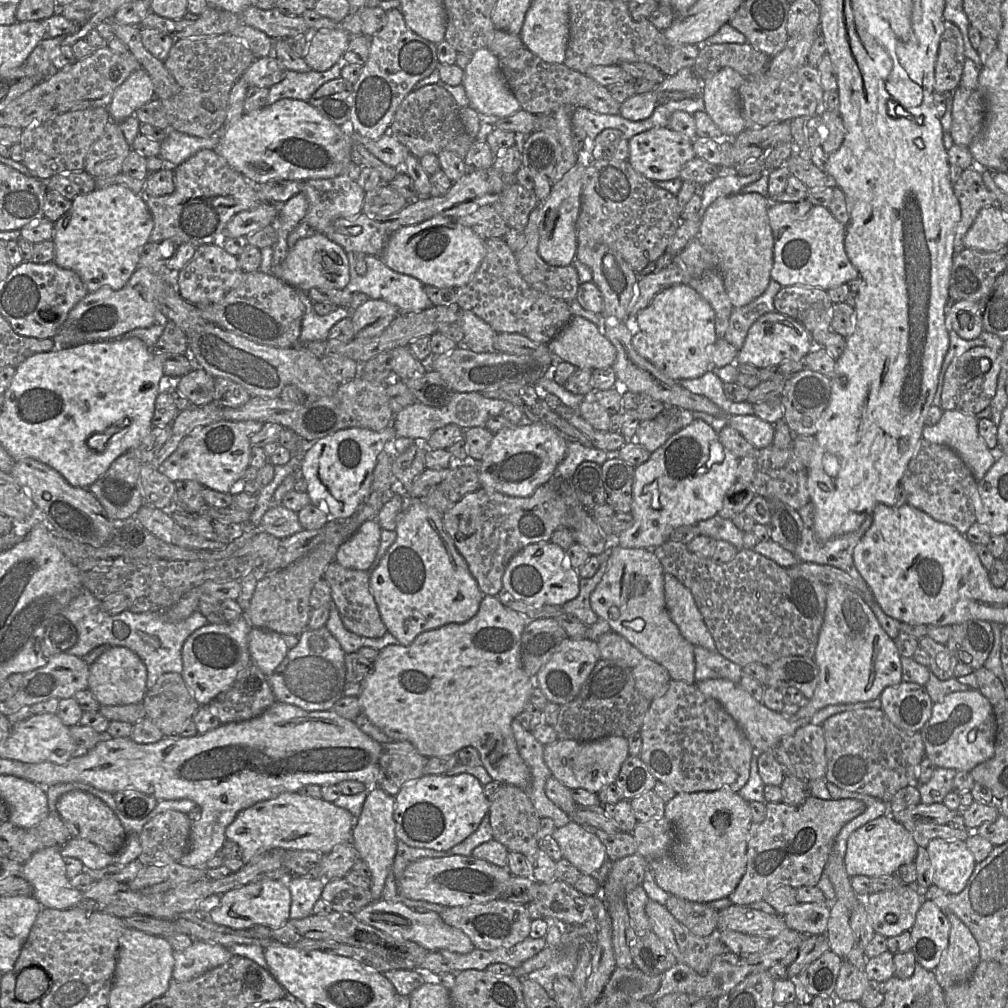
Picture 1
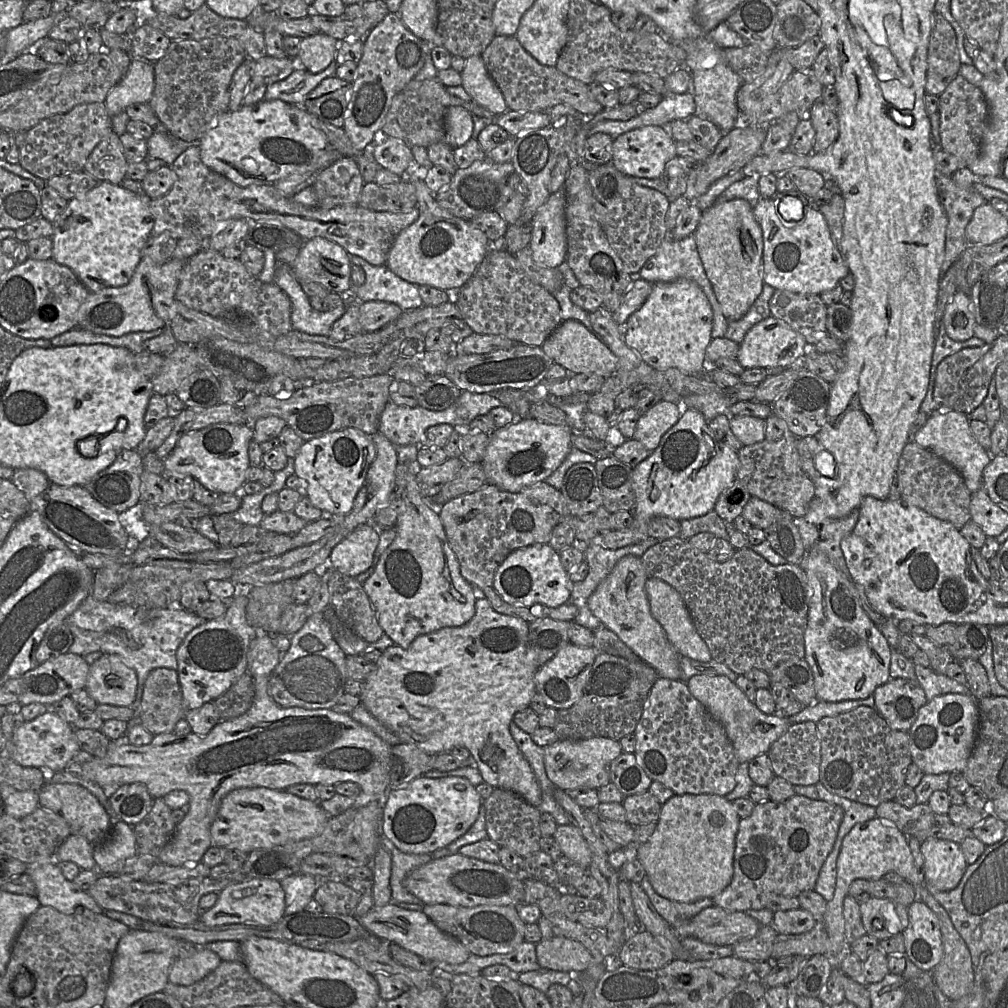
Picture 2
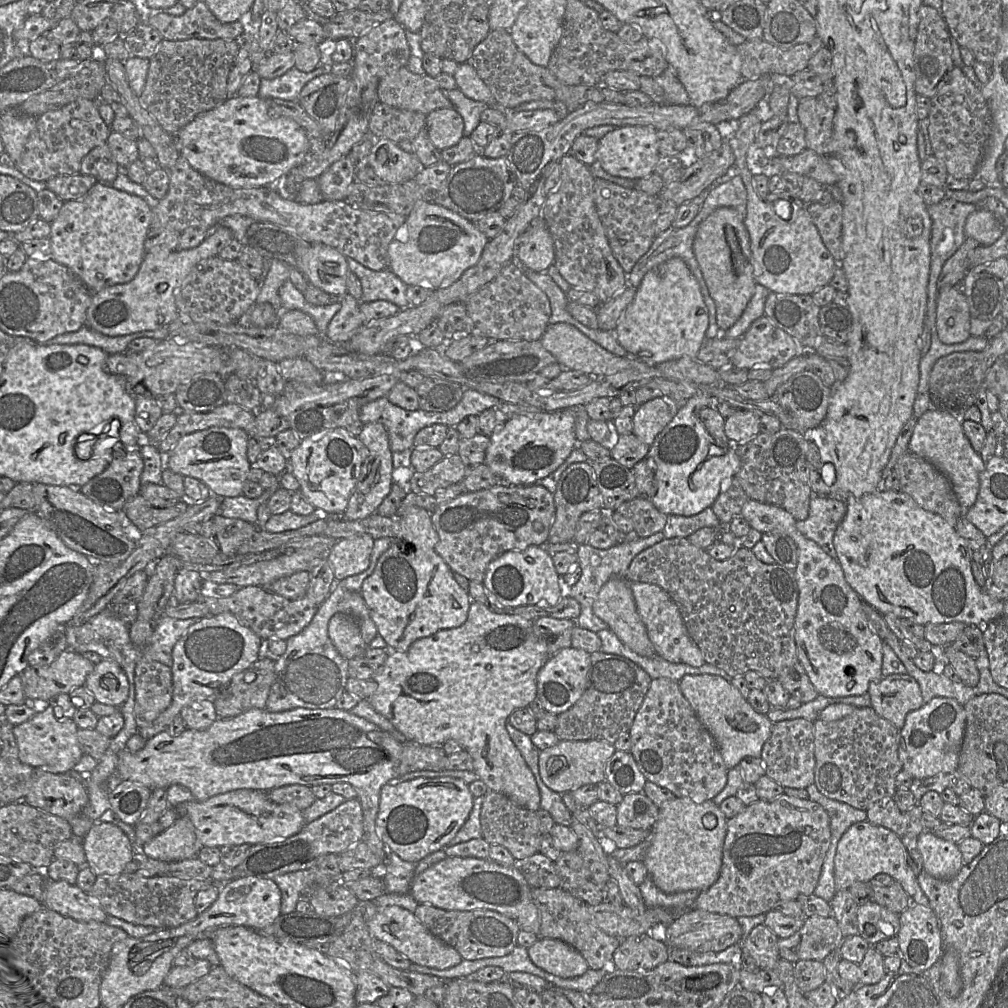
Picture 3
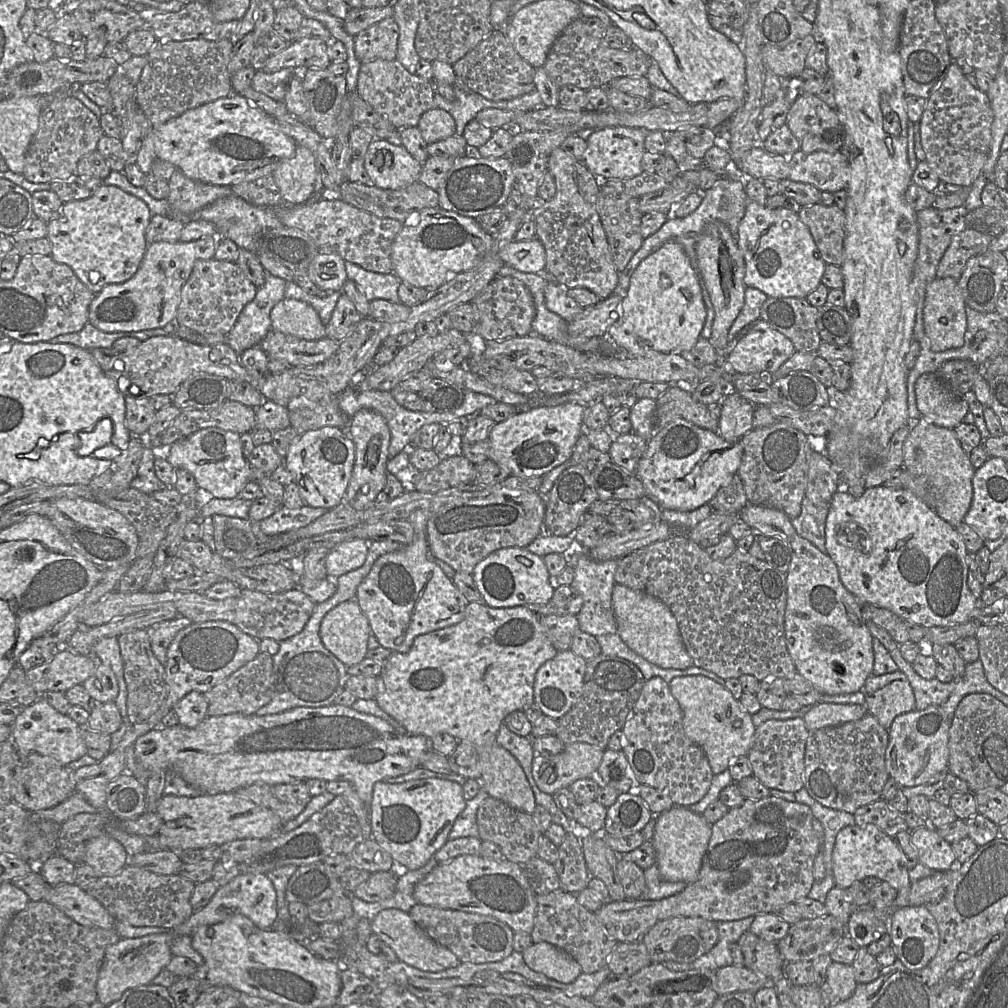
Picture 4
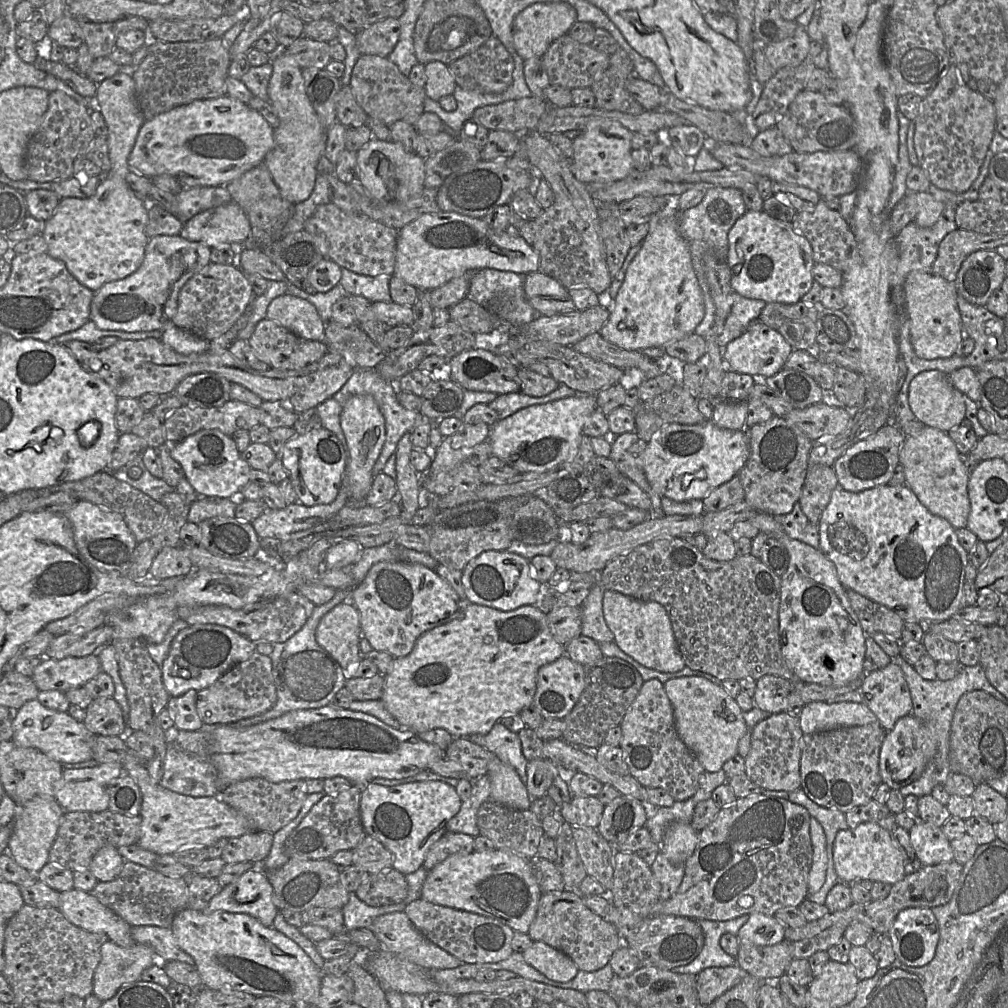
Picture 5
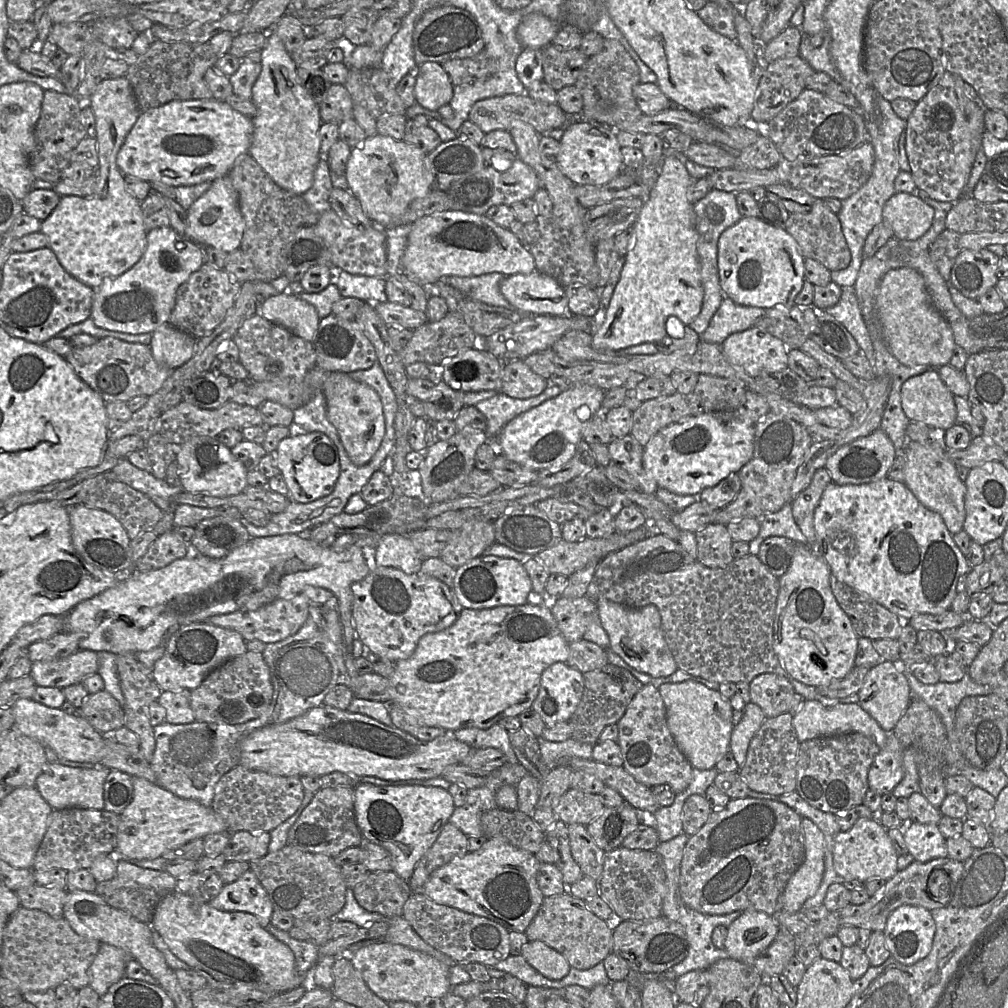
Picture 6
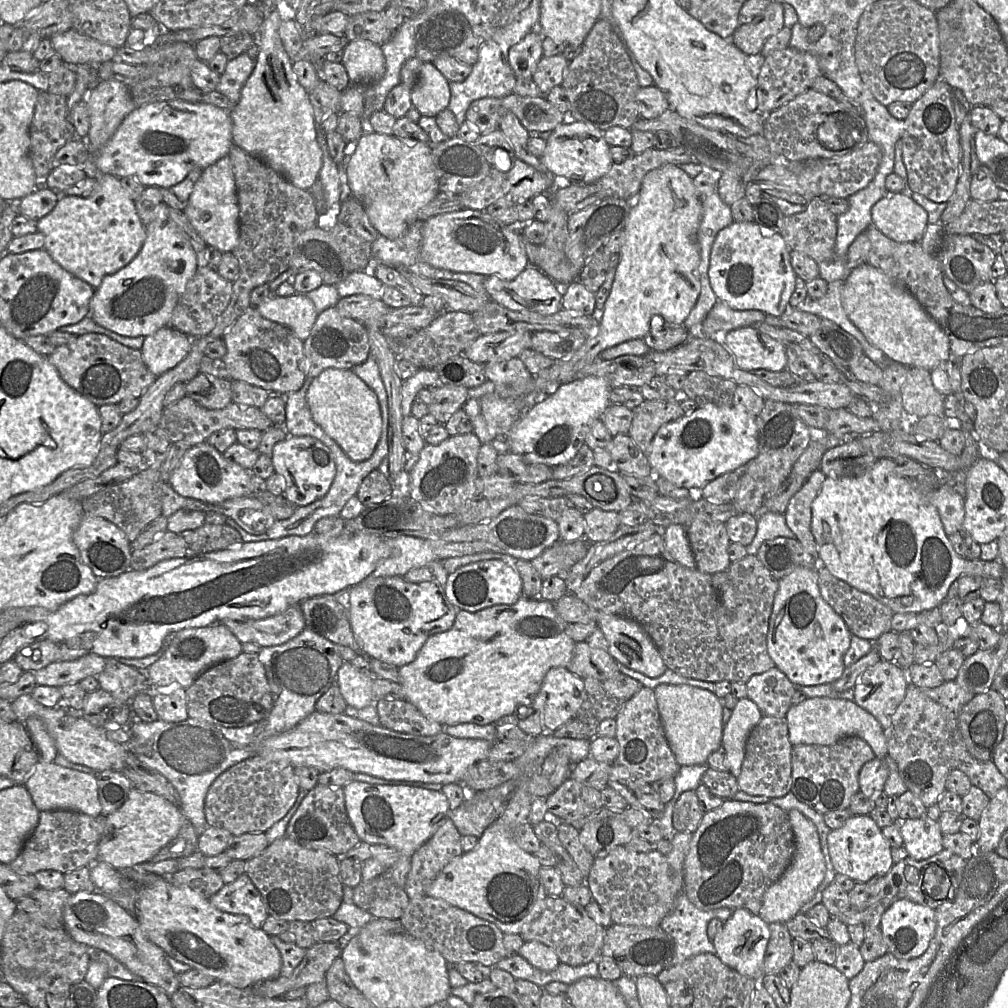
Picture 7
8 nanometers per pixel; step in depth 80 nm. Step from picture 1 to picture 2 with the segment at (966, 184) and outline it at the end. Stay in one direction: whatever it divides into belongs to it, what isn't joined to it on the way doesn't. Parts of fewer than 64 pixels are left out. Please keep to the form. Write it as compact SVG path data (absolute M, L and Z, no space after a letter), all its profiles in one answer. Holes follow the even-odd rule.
M937 174L936 185L940 188L939 199L948 218L942 277L968 246L965 229L974 210L988 201L973 187L958 186L952 177Z

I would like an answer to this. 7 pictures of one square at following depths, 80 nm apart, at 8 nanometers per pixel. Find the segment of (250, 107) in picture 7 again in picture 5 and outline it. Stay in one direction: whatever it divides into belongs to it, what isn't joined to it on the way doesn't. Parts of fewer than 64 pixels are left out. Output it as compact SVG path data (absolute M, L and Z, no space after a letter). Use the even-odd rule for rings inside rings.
M283 52L271 56L273 72L268 85L268 99L279 118L279 125L274 129L274 144L263 163L281 195L296 204L306 200L314 189L317 164L325 152L326 130L306 94L302 69Z

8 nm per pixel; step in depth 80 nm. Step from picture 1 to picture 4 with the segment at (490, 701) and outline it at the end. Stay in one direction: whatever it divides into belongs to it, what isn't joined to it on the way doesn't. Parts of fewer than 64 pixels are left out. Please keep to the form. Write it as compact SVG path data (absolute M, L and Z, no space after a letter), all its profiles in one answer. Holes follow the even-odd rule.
M470 602L466 606L464 619L458 624L417 636L414 639L412 647L406 653L392 652L387 663L382 666L382 672L378 677L379 692L376 695L375 700L379 707L401 723L409 734L432 737L439 733L447 733L455 737L458 741L466 740L471 742L477 750L481 765L481 788L484 788L490 797L499 799L510 807L528 814L533 814L537 803L525 772L517 759L497 743L496 737L500 725L504 722L504 719L508 714L516 710L527 708L534 702L534 681L537 670L546 661L555 657L557 653L557 649L551 644L542 629L540 617L528 606L493 608L483 602Z

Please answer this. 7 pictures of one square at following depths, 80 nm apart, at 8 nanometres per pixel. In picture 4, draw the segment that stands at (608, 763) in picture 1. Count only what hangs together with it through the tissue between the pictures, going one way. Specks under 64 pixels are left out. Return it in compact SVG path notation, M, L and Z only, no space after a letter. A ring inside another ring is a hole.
M584 742L566 744L563 751L554 756L535 754L533 779L542 792L552 795L579 779L594 778L603 754L604 749Z

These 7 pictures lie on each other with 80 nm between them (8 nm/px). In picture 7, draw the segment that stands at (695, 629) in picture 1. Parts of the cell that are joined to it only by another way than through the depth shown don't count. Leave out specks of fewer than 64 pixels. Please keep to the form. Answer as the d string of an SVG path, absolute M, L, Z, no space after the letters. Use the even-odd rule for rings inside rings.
M599 612L598 627L608 642L607 651L616 662L650 678L657 678L667 670L655 644L637 622Z

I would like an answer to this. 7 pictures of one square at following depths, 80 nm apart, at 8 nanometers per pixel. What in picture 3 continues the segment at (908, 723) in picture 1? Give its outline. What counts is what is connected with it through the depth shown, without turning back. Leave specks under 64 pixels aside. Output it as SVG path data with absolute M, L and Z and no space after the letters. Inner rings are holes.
M907 673L875 680L870 683L867 693L870 707L898 730L904 726L907 714L924 705L919 684Z

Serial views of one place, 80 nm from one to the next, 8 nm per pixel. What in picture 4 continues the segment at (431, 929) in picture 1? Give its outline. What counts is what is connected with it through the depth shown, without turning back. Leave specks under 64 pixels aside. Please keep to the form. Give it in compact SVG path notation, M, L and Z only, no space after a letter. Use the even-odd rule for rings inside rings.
M385 909L371 921L372 933L378 935L397 955L399 961L417 969L438 972L458 966L457 956L444 946L431 939L409 916L399 909Z

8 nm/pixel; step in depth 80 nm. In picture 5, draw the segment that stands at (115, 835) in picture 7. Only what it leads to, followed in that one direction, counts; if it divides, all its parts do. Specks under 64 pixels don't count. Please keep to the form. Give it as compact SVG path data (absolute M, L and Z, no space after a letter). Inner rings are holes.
M128 751L123 769L141 791L141 834L136 844L145 850L165 855L183 849L207 848L222 838L236 838L252 831L249 821L223 802L218 794L213 797L192 797L154 783L145 762L134 751Z

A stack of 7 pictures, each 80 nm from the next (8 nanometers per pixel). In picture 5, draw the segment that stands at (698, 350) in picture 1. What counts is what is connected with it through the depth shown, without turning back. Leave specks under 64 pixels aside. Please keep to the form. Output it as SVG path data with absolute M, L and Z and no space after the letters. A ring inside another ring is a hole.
M669 205L651 216L649 231L629 264L608 321L600 335L629 351L664 347L694 333L703 320L703 294L692 264L690 248L678 229L679 212Z

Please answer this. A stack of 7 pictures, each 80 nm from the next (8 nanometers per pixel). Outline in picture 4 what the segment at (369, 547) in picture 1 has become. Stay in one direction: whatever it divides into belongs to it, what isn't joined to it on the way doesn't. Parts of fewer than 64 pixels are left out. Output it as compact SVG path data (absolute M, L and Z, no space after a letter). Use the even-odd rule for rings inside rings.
M353 538L343 541L329 551L326 559L328 577L338 577L361 567L368 554L369 542Z

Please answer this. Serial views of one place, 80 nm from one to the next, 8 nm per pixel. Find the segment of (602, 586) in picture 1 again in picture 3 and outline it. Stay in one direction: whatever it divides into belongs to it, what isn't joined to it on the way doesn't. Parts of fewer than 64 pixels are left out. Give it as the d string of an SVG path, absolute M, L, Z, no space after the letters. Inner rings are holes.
M614 577L605 583L595 599L593 611L630 649L645 657L656 655L646 627L637 612L631 583L628 580L622 577Z

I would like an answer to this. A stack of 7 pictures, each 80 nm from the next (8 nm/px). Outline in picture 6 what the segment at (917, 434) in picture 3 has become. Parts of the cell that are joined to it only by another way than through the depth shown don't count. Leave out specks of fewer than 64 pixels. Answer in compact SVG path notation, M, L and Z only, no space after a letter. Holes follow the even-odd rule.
M933 438L927 442L919 442L919 441L907 441L905 447L903 448L903 450L900 452L904 458L905 458L905 468L904 468L904 473L905 473L905 479L904 479L904 484L906 485L906 487L914 494L914 496L920 501L920 503L922 505L924 505L926 508L928 508L929 510L938 513L941 518L943 519L947 529L949 530L949 532L954 535L958 532L960 532L961 530L963 530L963 525L964 525L964 521L965 521L965 517L966 517L966 512L965 512L965 493L966 493L966 486L965 486L965 482L963 482L957 473L957 466L949 459L946 449L952 449L952 448L947 448L943 445L943 443L941 443L941 441L939 441L938 439Z

